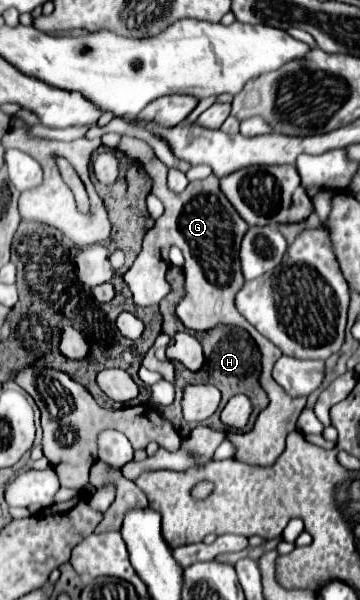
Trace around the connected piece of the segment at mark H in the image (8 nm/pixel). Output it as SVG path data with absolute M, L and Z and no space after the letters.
M218 326L216 328L216 336L200 336L198 334L198 340L200 340L200 344L204 348L204 368L200 368L198 372L190 372L190 370L184 370L184 368L176 370L176 382L178 382L176 400L170 406L160 408L160 414L166 420L170 420L180 434L184 434L184 418L182 418L182 412L180 412L182 390L184 390L184 386L194 384L194 382L206 382L206 384L214 384L216 388L220 388L220 392L222 392L222 406L224 406L224 402L228 398L232 398L236 394L246 394L252 400L252 404L254 404L254 412L252 412L252 418L250 418L250 422L254 424L256 416L270 402L266 392L264 392L264 388L260 386L260 372L262 372L260 358L262 356L260 356L260 350L258 350L256 342L252 340L252 336L246 330L234 328L234 326Z

